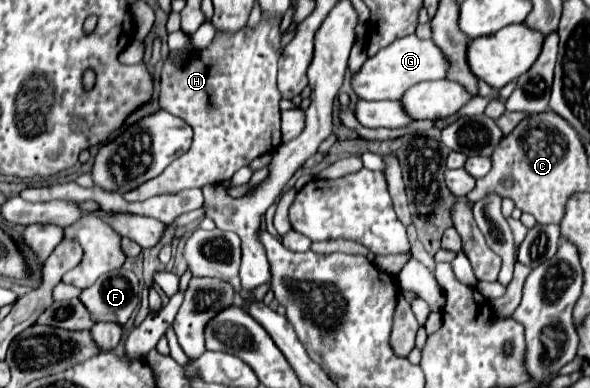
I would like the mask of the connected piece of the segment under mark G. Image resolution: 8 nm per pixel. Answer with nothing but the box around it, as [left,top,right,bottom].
[352,34,448,100]

